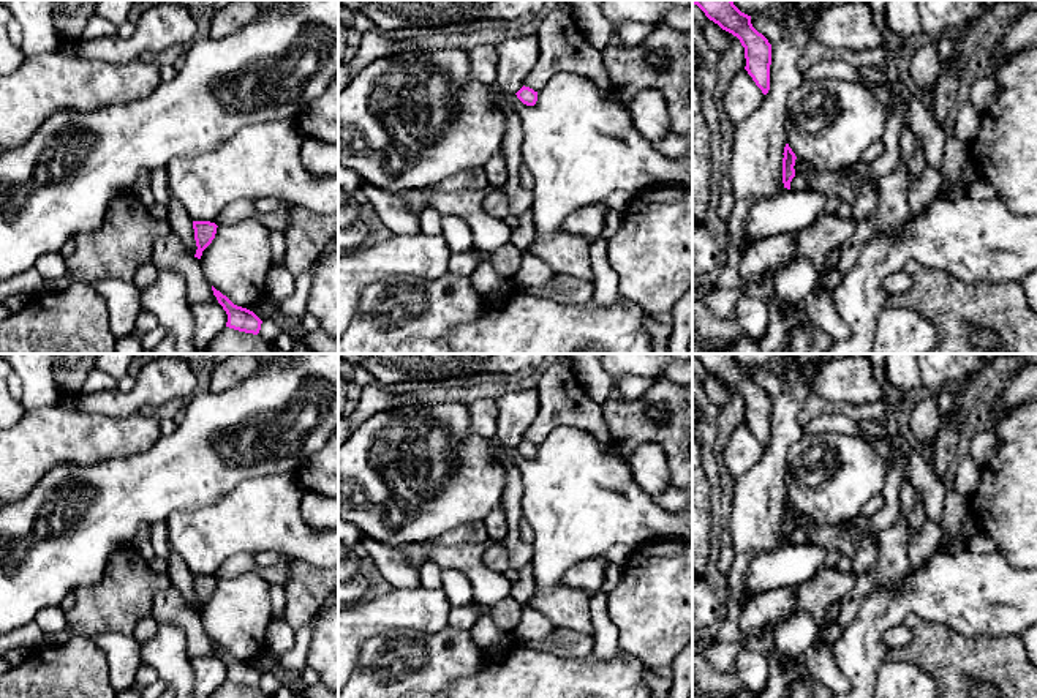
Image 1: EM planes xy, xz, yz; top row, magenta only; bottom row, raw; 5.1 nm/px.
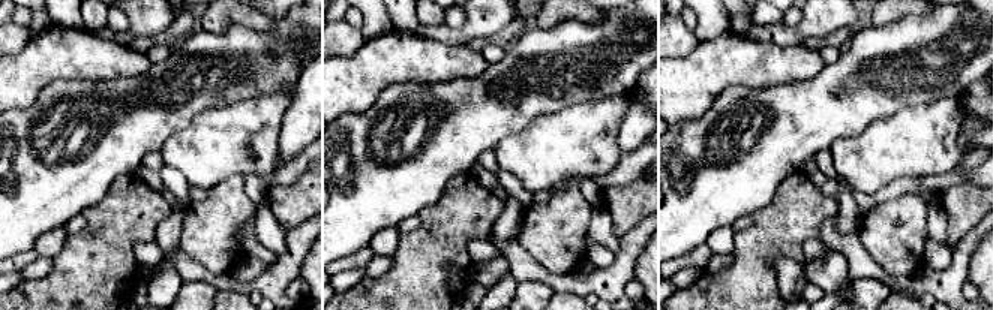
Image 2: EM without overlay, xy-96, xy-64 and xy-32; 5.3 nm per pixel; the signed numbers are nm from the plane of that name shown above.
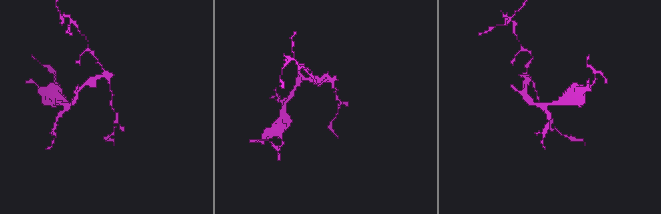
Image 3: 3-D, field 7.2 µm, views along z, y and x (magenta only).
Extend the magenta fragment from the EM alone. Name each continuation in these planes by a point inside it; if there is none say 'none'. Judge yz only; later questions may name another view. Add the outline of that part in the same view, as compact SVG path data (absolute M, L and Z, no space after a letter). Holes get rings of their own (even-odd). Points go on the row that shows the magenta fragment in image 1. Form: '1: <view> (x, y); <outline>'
none

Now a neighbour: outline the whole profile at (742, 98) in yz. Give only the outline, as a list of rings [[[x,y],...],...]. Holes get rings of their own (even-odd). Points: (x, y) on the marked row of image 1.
[[[741,69],[732,79],[729,88],[721,98],[721,114],[732,125],[738,126],[749,115],[759,111],[765,95],[756,85],[746,69]]]

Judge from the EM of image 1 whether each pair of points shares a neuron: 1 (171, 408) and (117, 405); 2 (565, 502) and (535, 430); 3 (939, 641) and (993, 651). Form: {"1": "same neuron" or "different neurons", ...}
{"1": "different neurons", "2": "different neurons", "3": "same neuron"}

